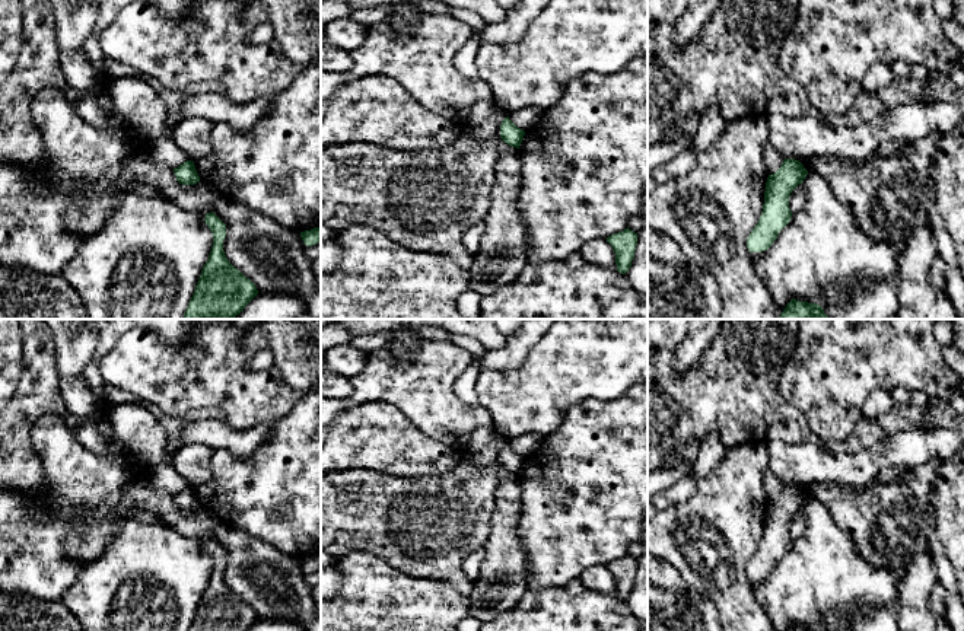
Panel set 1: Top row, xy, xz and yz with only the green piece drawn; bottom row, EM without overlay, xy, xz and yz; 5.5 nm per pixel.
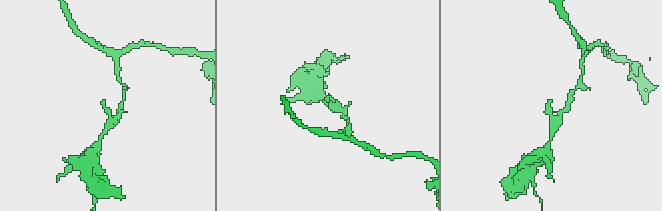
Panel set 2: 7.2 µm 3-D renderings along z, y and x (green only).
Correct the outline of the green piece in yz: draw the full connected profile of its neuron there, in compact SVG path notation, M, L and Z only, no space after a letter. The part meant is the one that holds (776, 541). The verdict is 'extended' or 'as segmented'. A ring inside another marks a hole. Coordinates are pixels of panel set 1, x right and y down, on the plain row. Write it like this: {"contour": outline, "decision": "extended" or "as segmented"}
{"contour": "M785 485L782 493L769 501L760 546L747 565L750 579L767 577L779 558L790 548L790 519L804 509L806 501L808 497L795 485Z", "decision": "as segmented"}

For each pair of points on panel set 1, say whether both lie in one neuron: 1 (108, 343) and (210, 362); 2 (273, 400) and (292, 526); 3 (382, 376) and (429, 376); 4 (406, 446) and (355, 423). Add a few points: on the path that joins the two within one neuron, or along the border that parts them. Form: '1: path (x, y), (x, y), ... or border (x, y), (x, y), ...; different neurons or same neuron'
1: border (124, 334), (102, 357), (98, 373); different neurons
2: border (301, 397), (273, 424); different neurons
3: path (394, 376), (417, 376); same neuron
4: path (393, 443), (368, 434); same neuron

